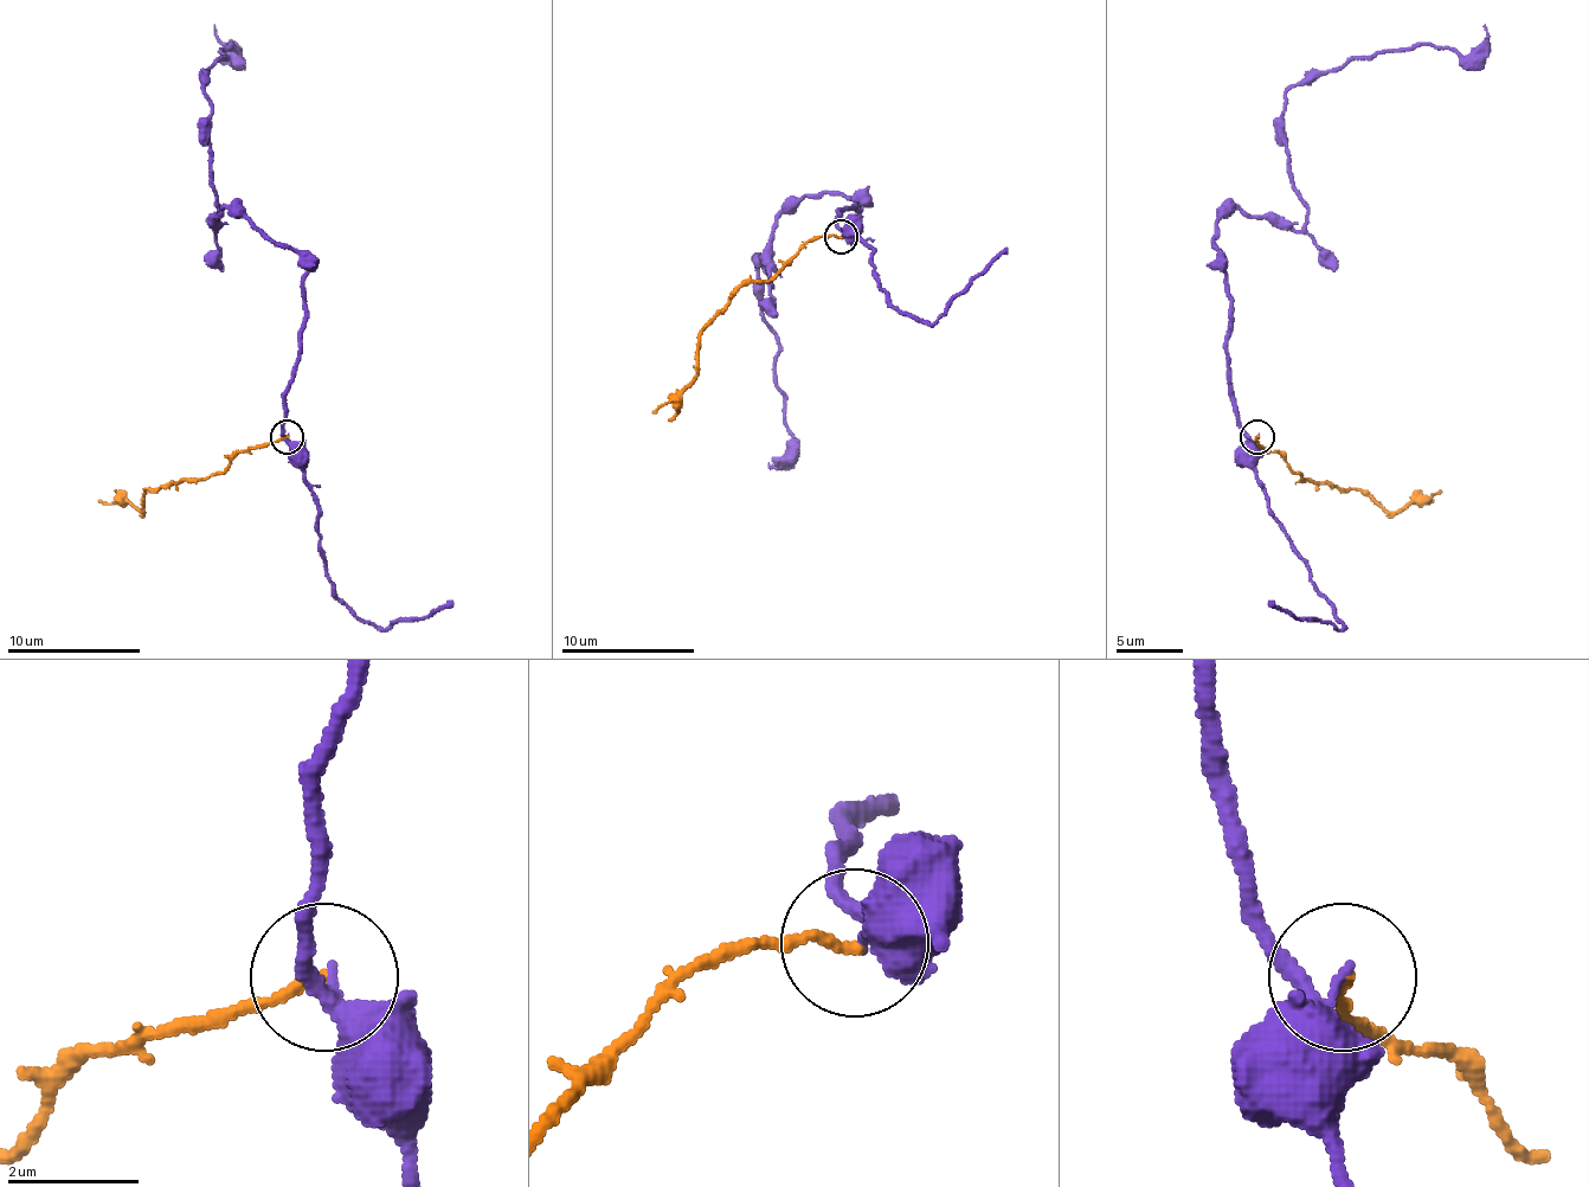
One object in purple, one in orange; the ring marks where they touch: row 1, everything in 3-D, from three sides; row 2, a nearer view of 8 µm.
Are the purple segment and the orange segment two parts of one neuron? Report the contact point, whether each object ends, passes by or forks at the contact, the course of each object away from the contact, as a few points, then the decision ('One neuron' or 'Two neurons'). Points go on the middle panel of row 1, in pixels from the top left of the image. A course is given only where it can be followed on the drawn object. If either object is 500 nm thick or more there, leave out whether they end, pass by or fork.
Place: (841, 236). At the ring purple passes by. At the ring orange ends. Course of purple: (841, 237), (838, 213), (861, 204), (844, 193), (808, 193), (771, 230), (758, 297), (795, 448), (767, 462). Course of orange: (841, 237), (811, 237), (767, 281), (747, 281), (734, 294), (701, 334), (697, 378), (667, 422). Two neurons

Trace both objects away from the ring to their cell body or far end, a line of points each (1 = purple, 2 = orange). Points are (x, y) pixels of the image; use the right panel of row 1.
1: (1258, 437), (1228, 380), (1214, 226), (1237, 206), (1305, 223), (1285, 96), (1362, 56), (1468, 56), (1483, 25)
2: (1258, 437), (1258, 444), (1301, 477), (1368, 491), (1388, 511), (1398, 511), (1442, 491)

